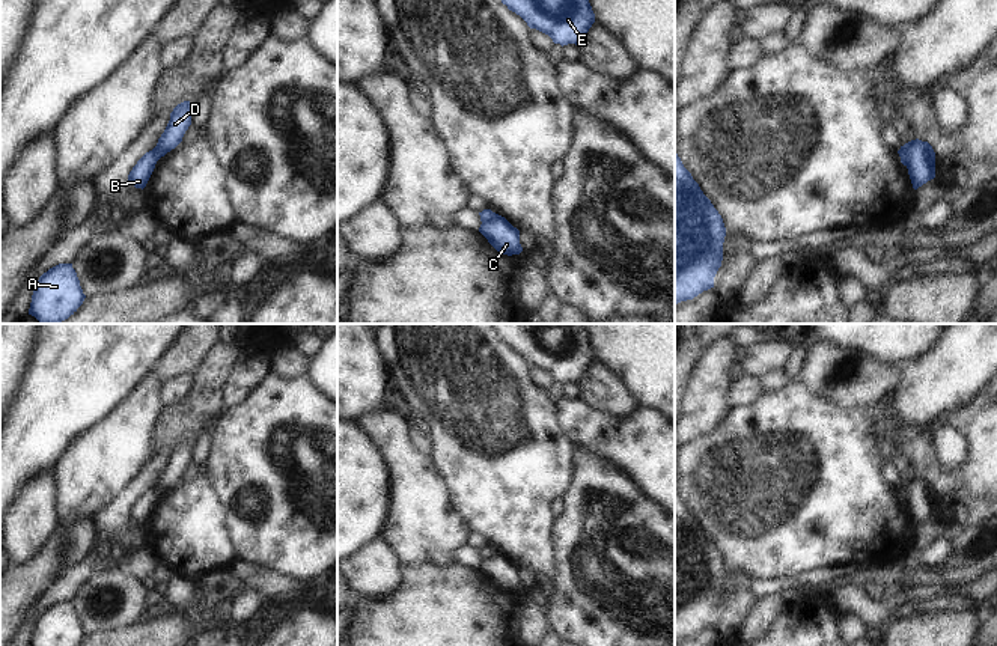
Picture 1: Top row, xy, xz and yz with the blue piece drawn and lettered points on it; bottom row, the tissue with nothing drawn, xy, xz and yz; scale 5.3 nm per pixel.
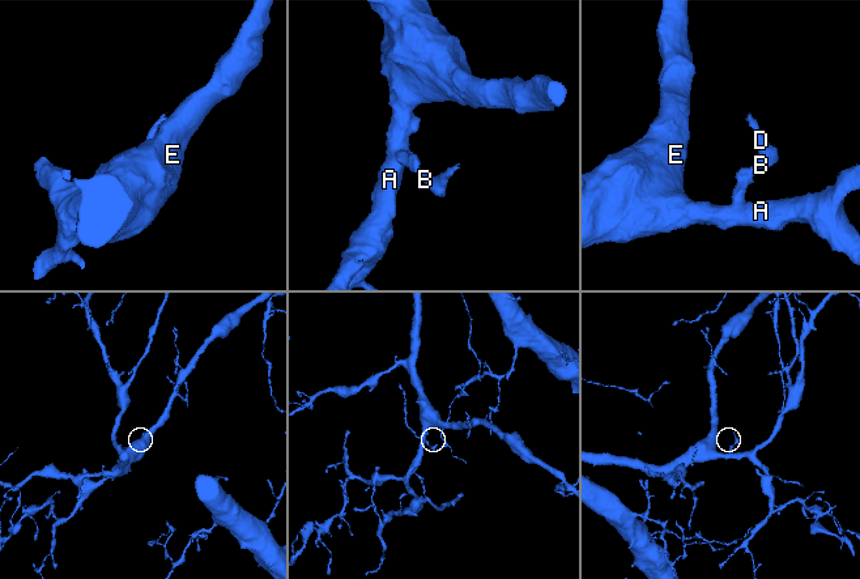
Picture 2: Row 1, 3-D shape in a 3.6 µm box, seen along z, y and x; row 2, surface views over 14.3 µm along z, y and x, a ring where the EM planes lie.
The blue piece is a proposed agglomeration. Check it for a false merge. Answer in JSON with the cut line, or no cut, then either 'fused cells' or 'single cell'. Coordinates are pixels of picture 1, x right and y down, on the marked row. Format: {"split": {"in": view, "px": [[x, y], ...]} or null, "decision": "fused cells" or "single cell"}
{"split": {"in": "xy", "px": [[151, 151], [157, 160]]}, "decision": "fused cells"}

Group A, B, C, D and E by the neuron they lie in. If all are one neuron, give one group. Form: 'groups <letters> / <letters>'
groups A B E / C D

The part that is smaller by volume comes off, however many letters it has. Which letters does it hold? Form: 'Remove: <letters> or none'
Remove: C, D

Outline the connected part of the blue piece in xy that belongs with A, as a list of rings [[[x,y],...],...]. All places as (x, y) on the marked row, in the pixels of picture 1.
[[[59,264],[35,285],[29,315],[41,324],[60,324],[77,312],[84,298],[72,264]]]

